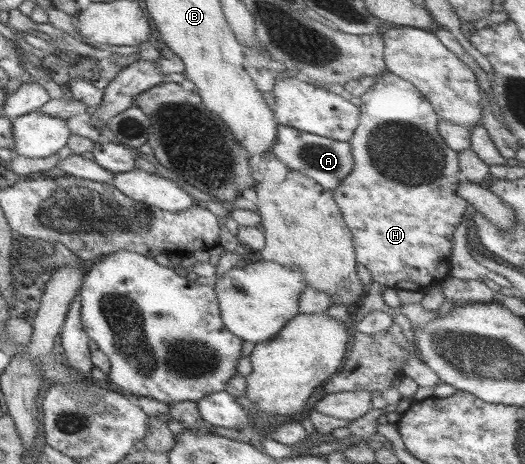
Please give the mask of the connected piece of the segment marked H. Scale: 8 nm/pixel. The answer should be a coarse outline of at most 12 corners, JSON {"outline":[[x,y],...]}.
{"outline":[[409,81],[359,97],[333,190],[391,289],[450,273],[471,213],[458,154]]}

